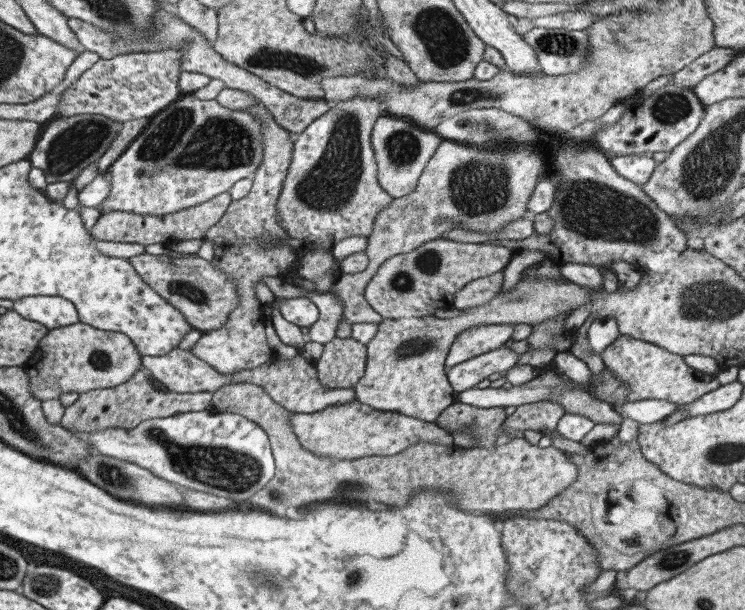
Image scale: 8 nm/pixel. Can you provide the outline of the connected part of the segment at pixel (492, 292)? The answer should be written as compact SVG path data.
M497 272L483 278L476 278L462 286L453 297L452 306L458 310L483 306L501 291L502 273Z

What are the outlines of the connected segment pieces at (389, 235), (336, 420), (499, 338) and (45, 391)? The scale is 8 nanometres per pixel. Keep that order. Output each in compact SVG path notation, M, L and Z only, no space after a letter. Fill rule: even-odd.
M442 139L423 167L415 188L409 194L392 199L375 215L364 249L368 256L365 270L352 275L339 274L330 288L342 306L342 318L348 325L381 323L381 316L367 304L363 293L375 271L391 256L411 252L453 228L492 233L512 220L528 217L527 201L536 183L547 174L547 168L540 142L481 149Z
M357 399L345 404L328 406L314 413L294 413L290 425L301 446L320 457L356 459L372 456L391 456L418 442L432 442L442 446L452 444L451 434L434 422L425 422L404 414L375 410Z
M483 324L463 330L461 334L457 334L444 358L445 370L479 354L509 344L512 330L509 324Z
M82 324L49 330L38 341L37 349L23 364L29 379L29 393L39 400L51 400L66 392L93 391L113 388L127 382L142 367L140 355L129 337L119 332L107 332Z

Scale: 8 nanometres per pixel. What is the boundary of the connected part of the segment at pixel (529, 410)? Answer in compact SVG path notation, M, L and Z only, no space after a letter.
M551 401L534 402L516 406L515 411L506 417L502 426L512 430L555 431L556 424L562 416L557 403Z

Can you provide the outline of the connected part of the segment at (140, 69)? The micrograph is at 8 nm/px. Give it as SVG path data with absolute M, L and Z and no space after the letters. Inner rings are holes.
M159 50L127 53L109 59L97 59L61 93L57 116L75 117L81 114L103 116L123 123L139 118L151 118L179 96L178 74L180 50Z

